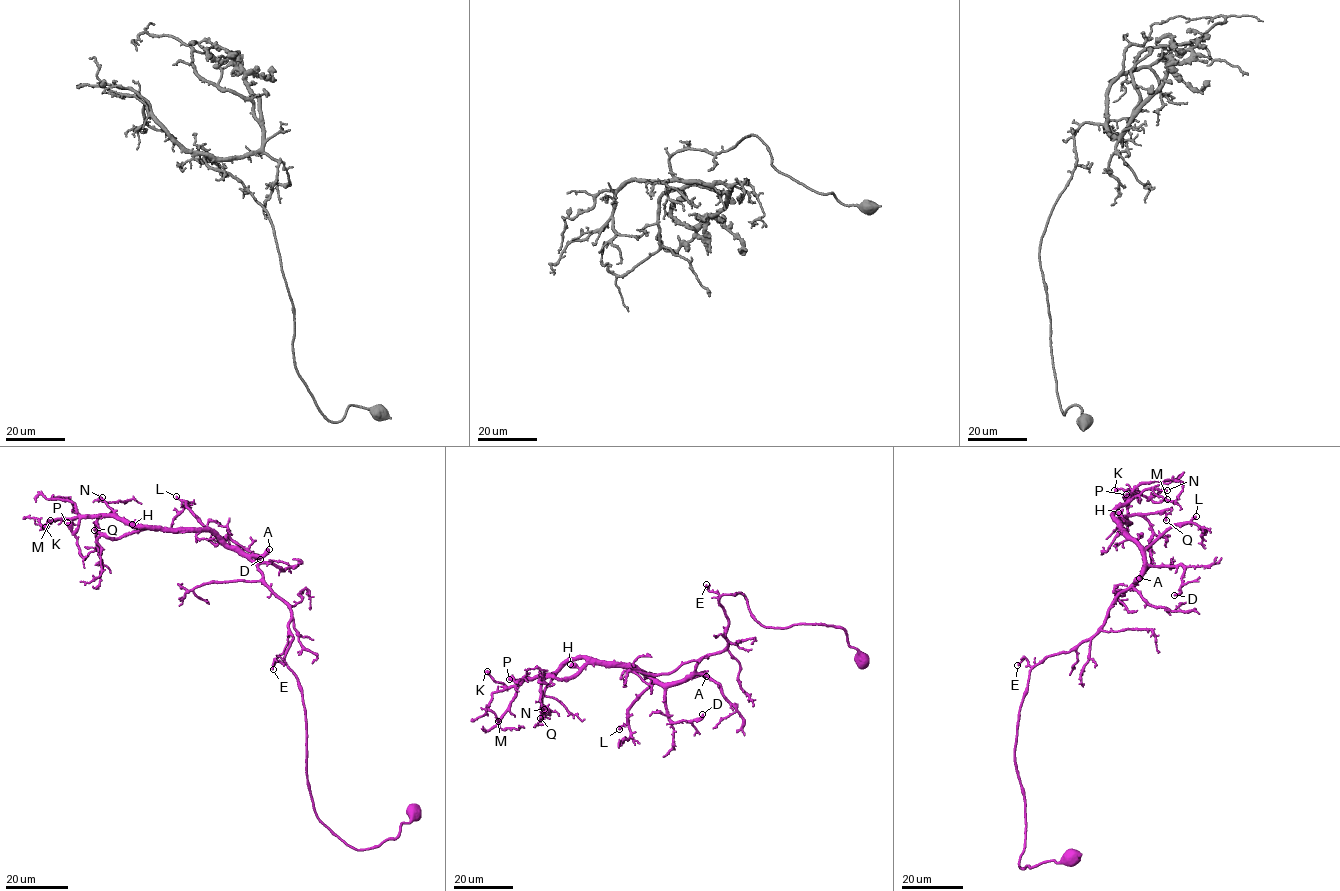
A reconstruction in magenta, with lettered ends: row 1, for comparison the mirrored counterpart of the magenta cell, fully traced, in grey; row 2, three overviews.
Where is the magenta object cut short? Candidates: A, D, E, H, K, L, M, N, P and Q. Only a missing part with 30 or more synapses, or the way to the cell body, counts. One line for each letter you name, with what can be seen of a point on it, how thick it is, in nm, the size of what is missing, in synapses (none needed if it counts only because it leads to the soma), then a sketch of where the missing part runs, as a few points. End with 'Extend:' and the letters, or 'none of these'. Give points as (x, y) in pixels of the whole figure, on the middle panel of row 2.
A: Place: (706, 676). Thickness 650 nm. Roughly 140 synapses. Course of what is missing: (706, 676), (707, 698), (698, 705), (703, 720), (700, 728), (684, 737), (671, 724)
Extend: A

